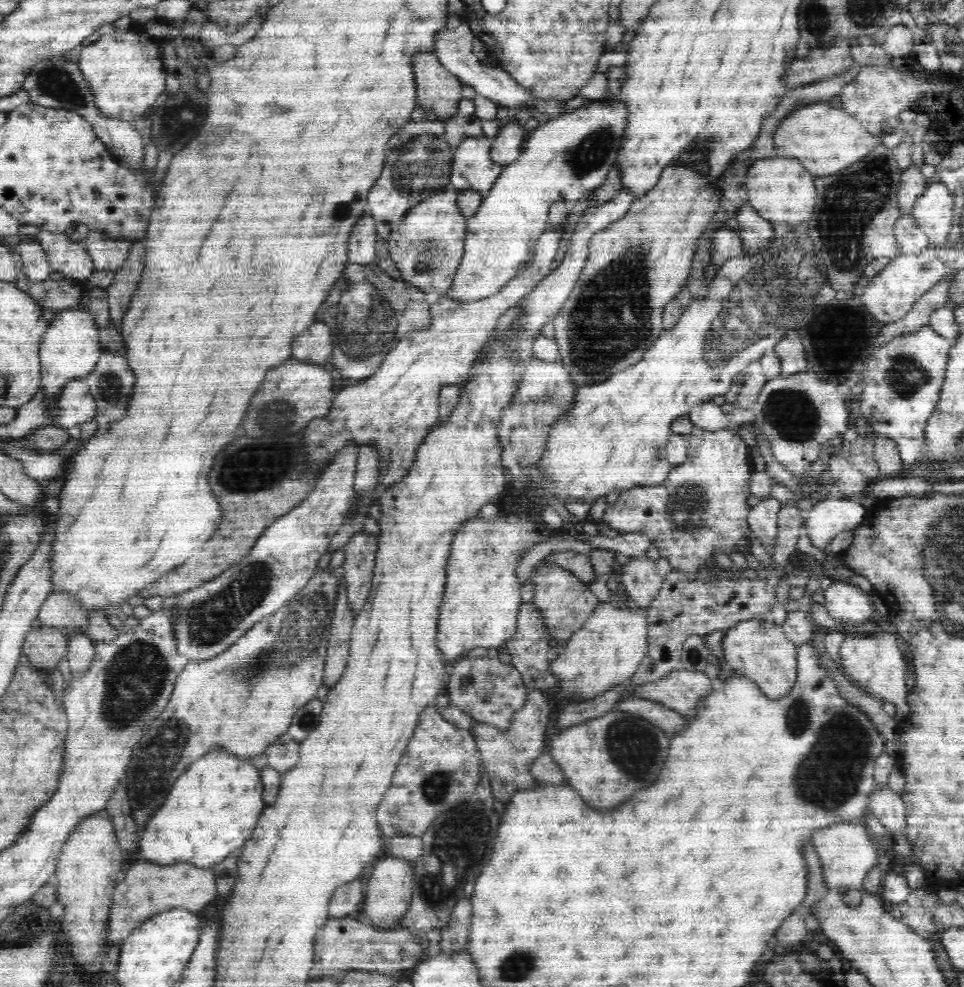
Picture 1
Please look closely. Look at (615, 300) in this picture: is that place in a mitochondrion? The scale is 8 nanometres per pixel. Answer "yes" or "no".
yes

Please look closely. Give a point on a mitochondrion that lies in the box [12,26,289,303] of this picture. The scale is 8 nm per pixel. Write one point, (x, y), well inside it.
(52, 81)

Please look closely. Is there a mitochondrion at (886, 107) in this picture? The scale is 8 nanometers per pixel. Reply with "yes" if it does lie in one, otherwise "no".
no

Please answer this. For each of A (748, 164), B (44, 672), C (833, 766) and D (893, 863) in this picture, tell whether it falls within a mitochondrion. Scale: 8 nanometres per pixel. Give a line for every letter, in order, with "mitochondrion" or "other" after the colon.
A: other
B: other
C: mitochondrion
D: other

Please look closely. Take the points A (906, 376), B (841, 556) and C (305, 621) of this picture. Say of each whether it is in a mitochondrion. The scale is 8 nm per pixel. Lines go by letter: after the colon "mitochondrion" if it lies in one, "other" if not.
A: mitochondrion
B: other
C: mitochondrion

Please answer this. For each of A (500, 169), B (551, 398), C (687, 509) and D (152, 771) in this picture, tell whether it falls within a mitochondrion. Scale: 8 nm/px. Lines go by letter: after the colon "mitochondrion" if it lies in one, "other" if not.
A: other
B: mitochondrion
C: mitochondrion
D: mitochondrion

